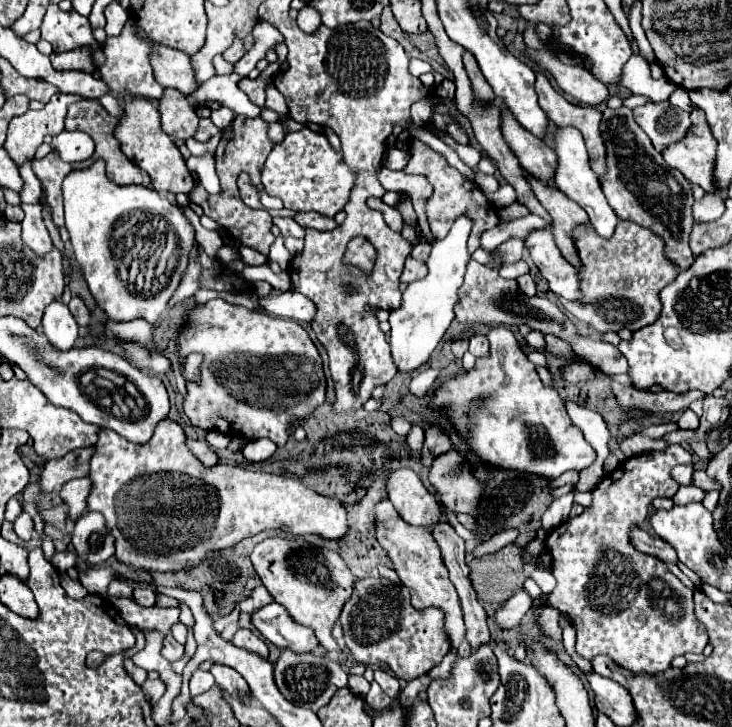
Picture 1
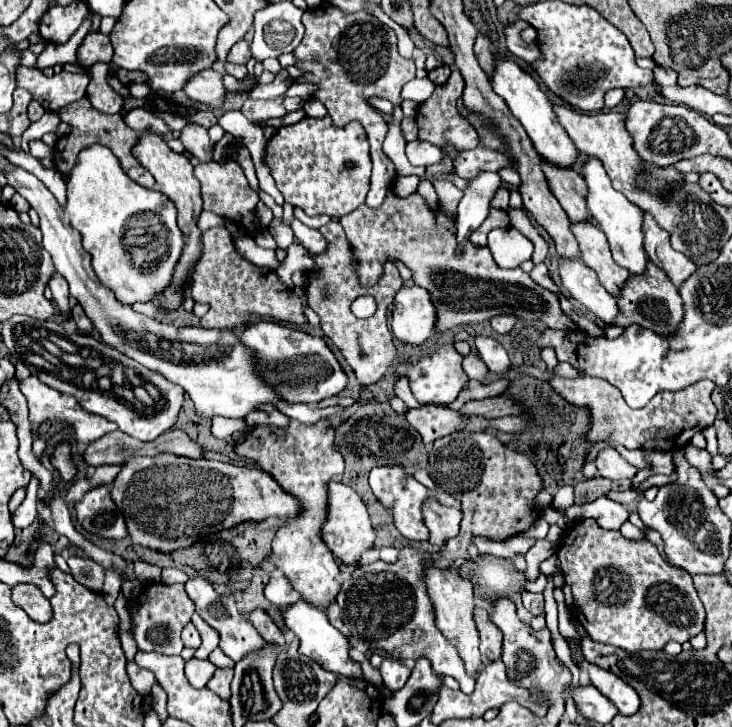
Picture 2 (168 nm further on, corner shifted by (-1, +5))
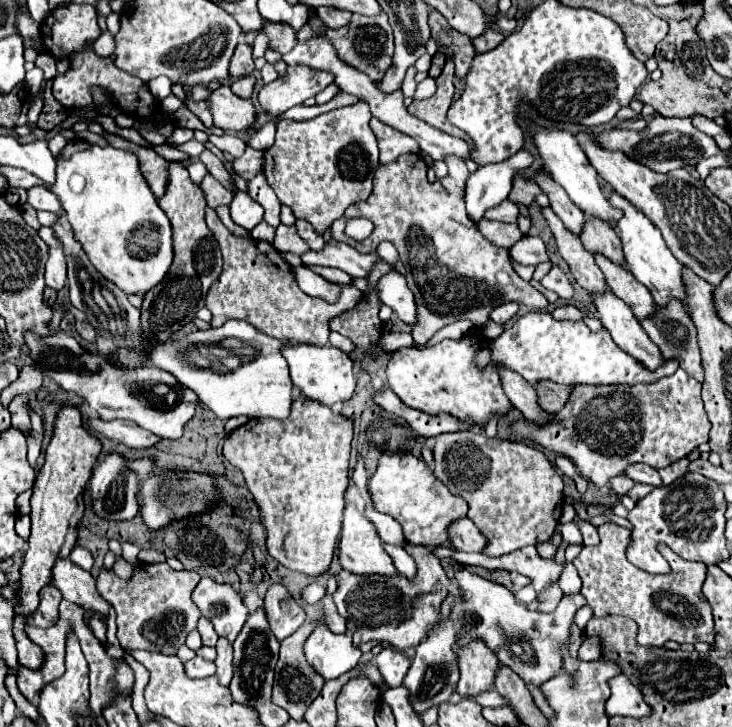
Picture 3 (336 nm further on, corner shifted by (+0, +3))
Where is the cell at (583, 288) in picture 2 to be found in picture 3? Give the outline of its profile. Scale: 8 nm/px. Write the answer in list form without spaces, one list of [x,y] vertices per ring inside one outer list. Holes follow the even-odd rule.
[[[604,292],[598,294],[598,298],[594,298],[594,294],[590,294],[590,302],[596,306],[602,326],[610,332],[612,340],[622,350],[630,352],[646,368],[654,370],[662,364],[664,358],[660,350],[656,348],[656,344],[652,344],[632,310],[618,296],[614,296],[612,292]]]

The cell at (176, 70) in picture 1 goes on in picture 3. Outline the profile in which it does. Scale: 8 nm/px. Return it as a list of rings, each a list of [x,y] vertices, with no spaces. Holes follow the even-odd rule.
[[[230,86],[216,88],[208,98],[206,104],[214,116],[214,126],[222,130],[250,130],[252,122],[256,118],[256,110],[250,100],[238,98]]]

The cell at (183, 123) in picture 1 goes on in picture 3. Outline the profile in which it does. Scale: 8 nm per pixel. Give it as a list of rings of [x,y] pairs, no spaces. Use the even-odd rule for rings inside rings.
[[[204,150],[200,156],[198,156],[204,164],[206,164],[206,168],[208,168],[208,172],[218,180],[218,182],[222,182],[226,188],[234,188],[234,180],[232,180],[232,174],[230,174],[230,170],[224,166],[224,162],[220,160],[220,156],[216,156],[214,152],[210,152],[210,150]]]

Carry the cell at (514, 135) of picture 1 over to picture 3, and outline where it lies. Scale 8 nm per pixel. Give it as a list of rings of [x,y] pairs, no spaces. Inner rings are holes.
[[[584,214],[584,224],[582,224],[582,236],[580,242],[588,252],[598,252],[610,258],[616,264],[624,264],[624,254],[622,254],[622,244],[620,238],[616,236],[614,228],[606,224],[606,220],[596,220],[596,216]]]

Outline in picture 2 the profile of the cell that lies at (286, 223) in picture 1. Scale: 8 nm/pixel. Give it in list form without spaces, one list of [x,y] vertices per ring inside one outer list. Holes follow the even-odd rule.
[[[293,220],[291,224],[293,232],[295,232],[295,238],[313,254],[323,254],[327,250],[327,240],[323,238],[323,234],[319,230],[313,230],[313,228],[307,228],[305,224],[301,224],[299,220]]]

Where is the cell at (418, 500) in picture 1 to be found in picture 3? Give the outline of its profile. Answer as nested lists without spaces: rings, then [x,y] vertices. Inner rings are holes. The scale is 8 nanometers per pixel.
[[[462,518],[450,524],[450,540],[448,540],[456,550],[462,552],[480,552],[486,544],[484,536],[478,532],[472,520]]]

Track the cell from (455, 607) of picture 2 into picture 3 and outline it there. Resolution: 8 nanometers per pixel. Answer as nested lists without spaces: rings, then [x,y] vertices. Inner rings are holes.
[[[458,636],[454,644],[454,654],[458,656],[460,668],[460,680],[456,686],[460,696],[478,694],[494,684],[494,670],[498,668],[498,658],[484,640],[470,640],[468,644],[460,644]]]

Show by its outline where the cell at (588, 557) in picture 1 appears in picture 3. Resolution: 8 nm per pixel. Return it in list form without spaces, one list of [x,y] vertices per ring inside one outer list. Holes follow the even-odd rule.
[[[598,526],[598,536],[600,544],[584,546],[572,562],[582,578],[580,594],[592,608],[594,618],[630,616],[638,624],[636,642],[640,646],[664,646],[666,640],[674,640],[678,644],[694,644],[698,640],[708,644],[714,642],[712,610],[700,592],[706,578],[704,564],[682,560],[662,544],[660,552],[668,560],[670,572],[648,574],[626,558],[626,548],[630,546],[630,530],[620,526]]]

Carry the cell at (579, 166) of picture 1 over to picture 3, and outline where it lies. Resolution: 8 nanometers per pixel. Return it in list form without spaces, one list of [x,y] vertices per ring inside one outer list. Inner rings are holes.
[[[618,192],[610,194],[610,204],[614,204],[618,210],[624,212],[624,216],[616,220],[616,232],[622,240],[622,250],[624,250],[624,260],[628,270],[636,276],[638,282],[642,282],[650,290],[656,304],[664,306],[670,298],[682,300],[684,298],[684,288],[680,278],[682,264],[678,264],[678,260],[666,248],[666,242],[662,240],[658,228],[654,228],[654,224],[642,214],[642,210],[636,210],[634,204],[630,204],[624,196],[618,196]]]

